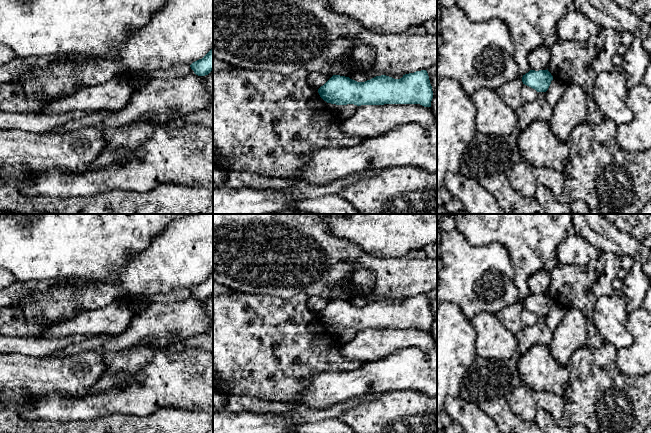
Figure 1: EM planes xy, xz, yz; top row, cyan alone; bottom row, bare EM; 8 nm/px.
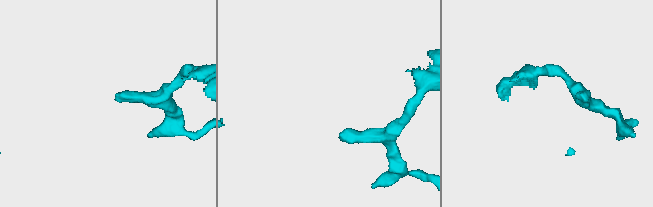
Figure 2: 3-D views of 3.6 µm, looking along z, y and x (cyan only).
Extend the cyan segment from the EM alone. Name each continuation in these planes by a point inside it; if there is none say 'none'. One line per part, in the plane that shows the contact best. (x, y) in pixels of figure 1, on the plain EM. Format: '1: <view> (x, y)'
none

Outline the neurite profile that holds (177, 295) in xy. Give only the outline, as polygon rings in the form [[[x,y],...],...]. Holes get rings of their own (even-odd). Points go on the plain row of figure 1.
[[[174,289],[173,291],[167,294],[157,294],[153,296],[148,296],[145,297],[145,299],[149,304],[155,302],[181,302],[183,300],[188,299],[190,297],[190,294],[191,291],[187,289]]]

